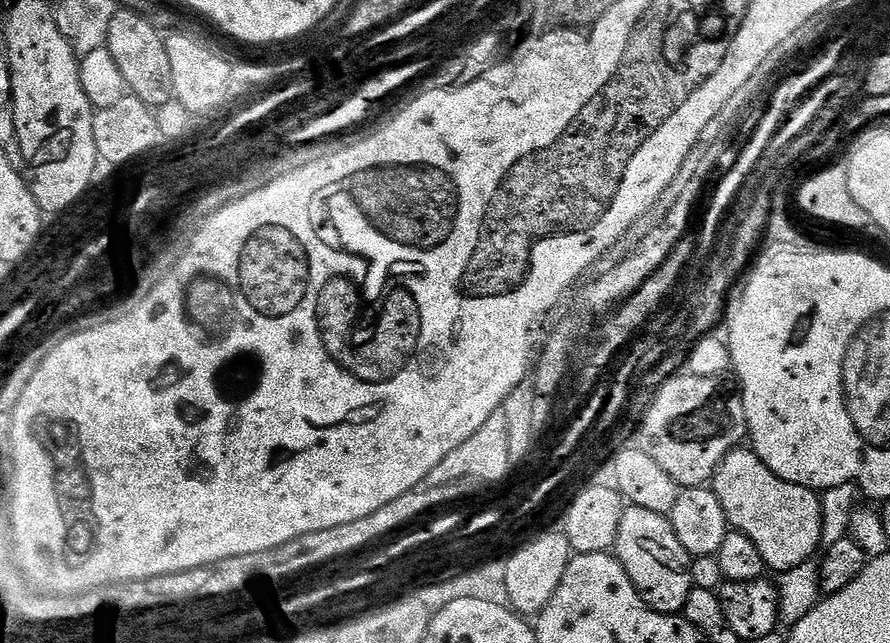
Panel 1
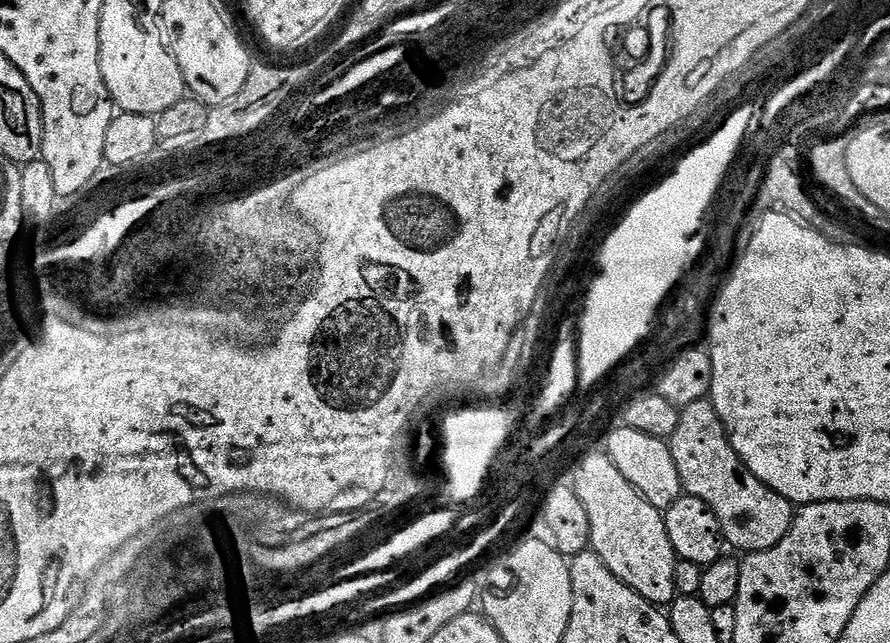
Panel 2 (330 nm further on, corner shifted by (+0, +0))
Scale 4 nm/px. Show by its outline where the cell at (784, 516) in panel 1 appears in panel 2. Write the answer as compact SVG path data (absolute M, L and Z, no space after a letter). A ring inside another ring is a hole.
M711 399L690 402L690 406L680 409L680 421L670 443L684 492L702 498L702 502L714 510L724 539L731 547L733 544L741 548L744 554L761 552L778 546L778 542L786 538L794 515L792 501L763 484L744 465Z

